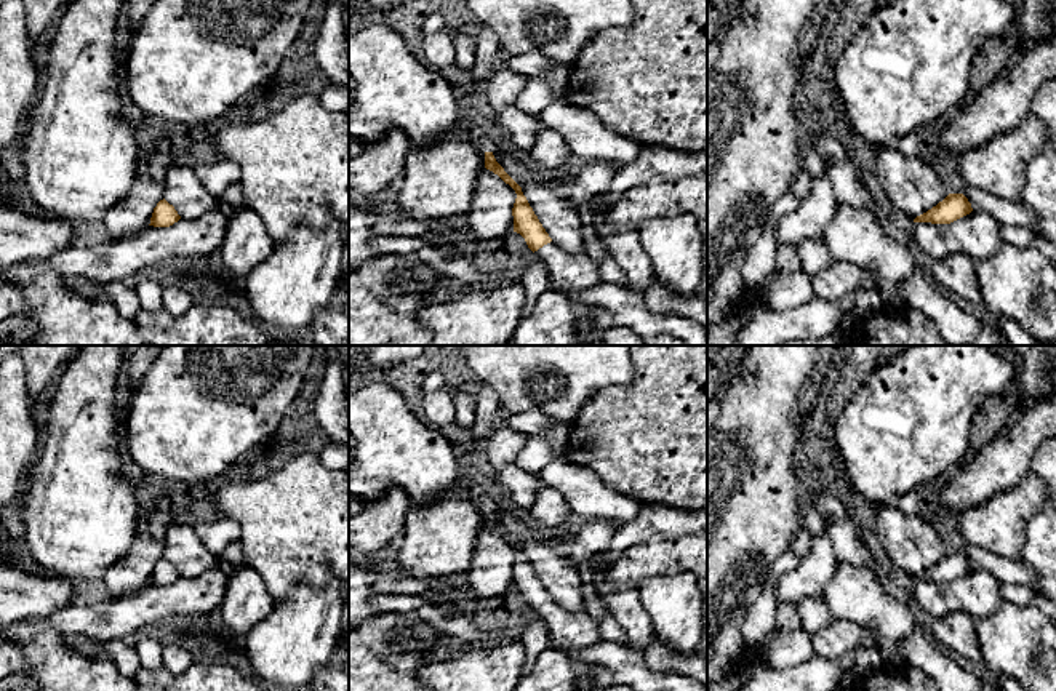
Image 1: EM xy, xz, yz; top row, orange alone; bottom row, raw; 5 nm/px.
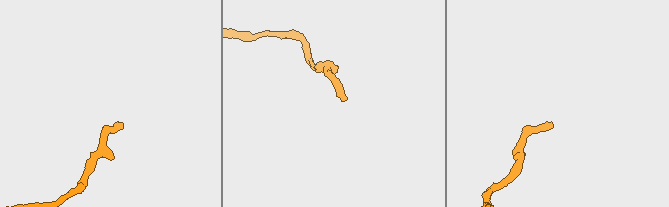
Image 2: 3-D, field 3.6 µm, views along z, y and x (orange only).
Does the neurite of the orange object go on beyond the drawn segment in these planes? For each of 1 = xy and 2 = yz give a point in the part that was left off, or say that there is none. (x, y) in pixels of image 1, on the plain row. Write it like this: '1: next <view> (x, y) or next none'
1: next none
2: next none

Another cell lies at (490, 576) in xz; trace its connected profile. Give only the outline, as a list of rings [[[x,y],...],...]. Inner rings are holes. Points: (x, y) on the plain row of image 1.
[[[483,526],[475,539],[475,550],[467,571],[469,593],[483,606],[494,606],[514,589],[512,566],[515,549],[498,533]]]

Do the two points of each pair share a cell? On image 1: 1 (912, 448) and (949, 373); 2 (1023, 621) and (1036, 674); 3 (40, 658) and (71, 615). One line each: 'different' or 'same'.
1: same
2: same
3: different

